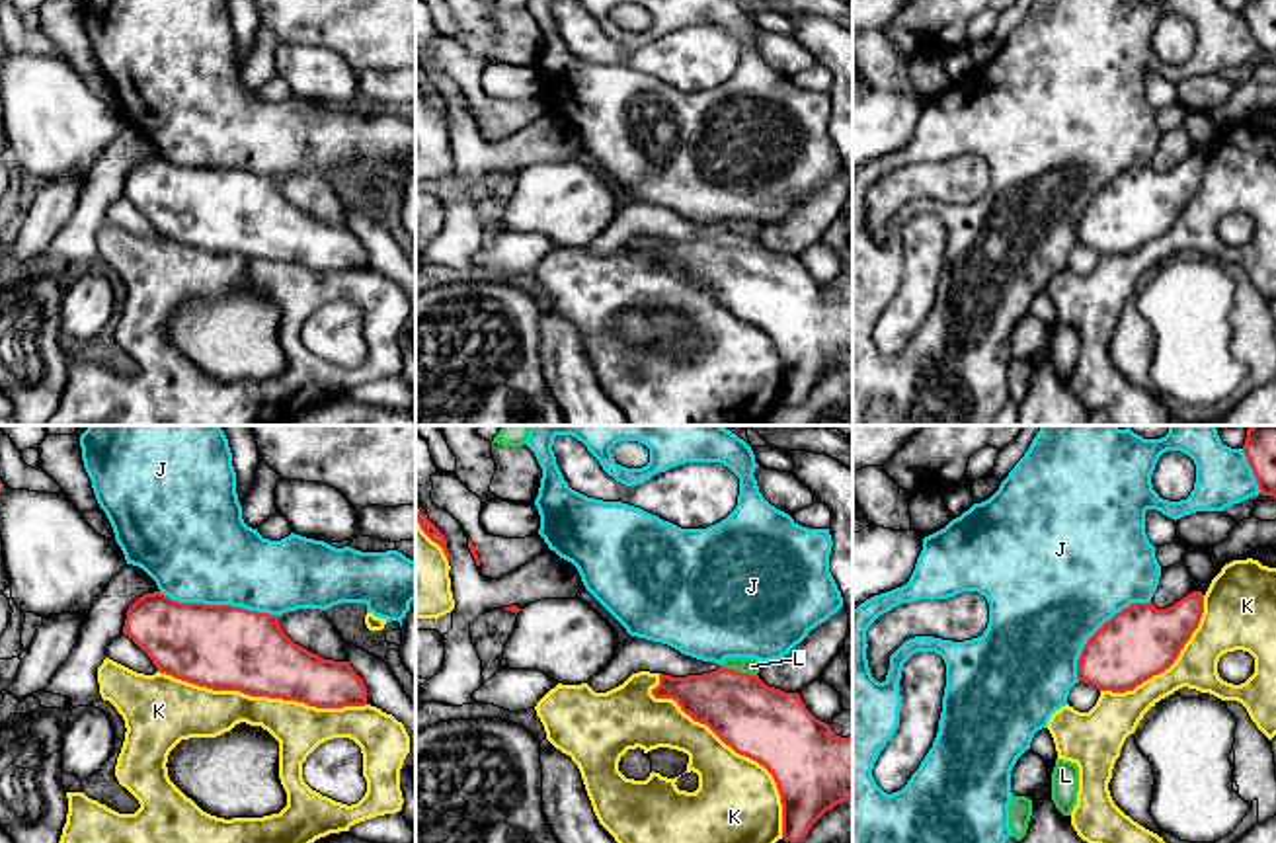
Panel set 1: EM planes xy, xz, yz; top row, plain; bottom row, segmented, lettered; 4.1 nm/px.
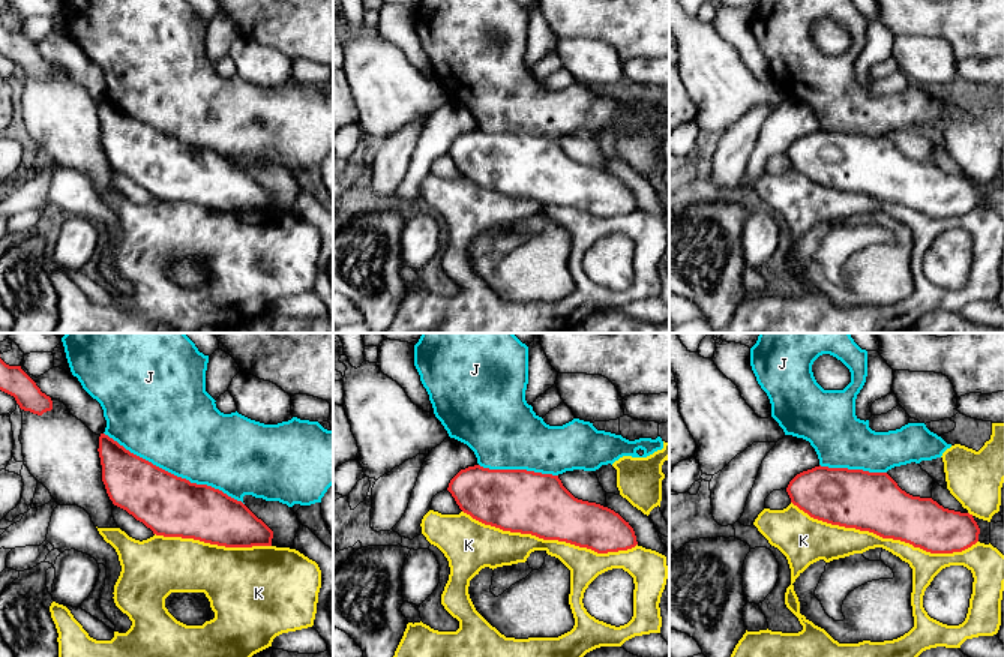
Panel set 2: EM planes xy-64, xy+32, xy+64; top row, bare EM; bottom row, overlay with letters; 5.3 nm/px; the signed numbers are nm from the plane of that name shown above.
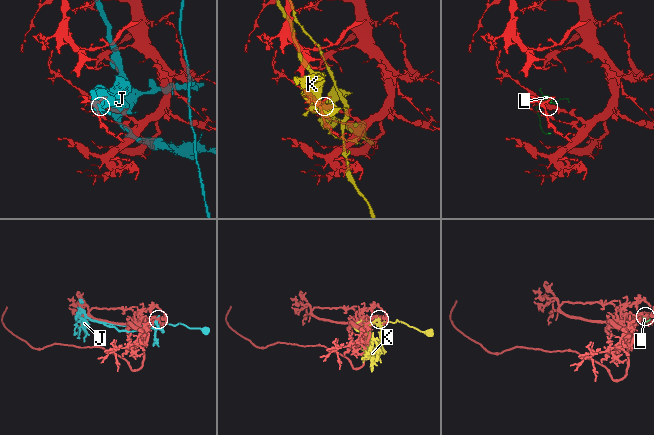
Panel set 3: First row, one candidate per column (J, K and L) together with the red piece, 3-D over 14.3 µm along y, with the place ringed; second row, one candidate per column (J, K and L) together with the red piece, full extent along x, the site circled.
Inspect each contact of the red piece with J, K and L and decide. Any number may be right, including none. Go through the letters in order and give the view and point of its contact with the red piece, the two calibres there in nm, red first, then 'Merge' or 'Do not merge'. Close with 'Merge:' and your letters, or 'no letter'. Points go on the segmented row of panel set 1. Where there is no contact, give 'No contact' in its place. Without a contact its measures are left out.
J: Touches red at xy (219, 605). Thickness 360 nm (red) against 440 nm. Do not merge
K: Touches red at xz (734, 750). Thickness 320 nm (red) against 340 nm. Do not merge
L: Touches red at xz (740, 672). Thickness 300 nm (red) against 70 nm. Do not merge
Merge: no letter

